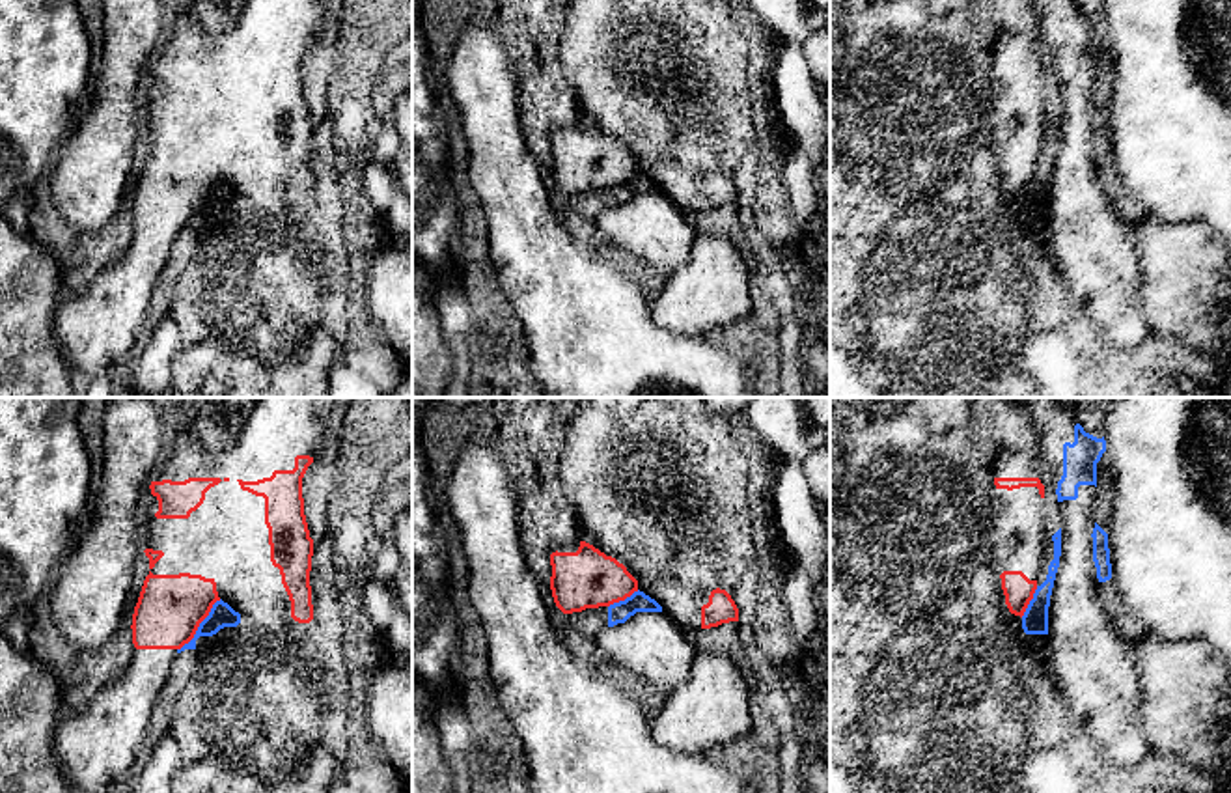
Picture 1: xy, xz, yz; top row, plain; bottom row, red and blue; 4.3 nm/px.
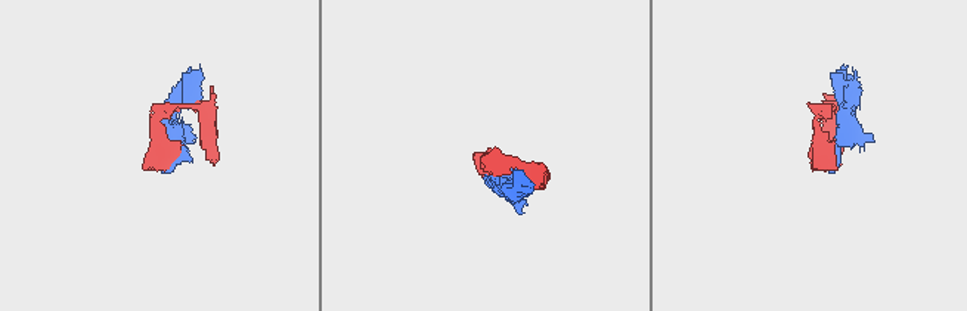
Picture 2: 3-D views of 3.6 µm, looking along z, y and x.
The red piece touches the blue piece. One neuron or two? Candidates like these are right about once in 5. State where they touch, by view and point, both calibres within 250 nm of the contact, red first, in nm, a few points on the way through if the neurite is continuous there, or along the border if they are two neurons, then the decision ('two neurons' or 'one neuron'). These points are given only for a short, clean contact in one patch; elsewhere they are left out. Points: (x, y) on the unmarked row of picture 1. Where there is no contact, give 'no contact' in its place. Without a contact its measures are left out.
xy (198, 208) | 280/100 nm | two neurons

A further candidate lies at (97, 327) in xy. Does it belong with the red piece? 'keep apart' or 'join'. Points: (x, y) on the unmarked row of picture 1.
join

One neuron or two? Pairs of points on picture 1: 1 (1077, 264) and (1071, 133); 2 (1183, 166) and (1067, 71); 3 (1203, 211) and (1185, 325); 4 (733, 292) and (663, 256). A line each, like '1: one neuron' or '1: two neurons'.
1: one neuron
2: two neurons
3: two neurons
4: two neurons

